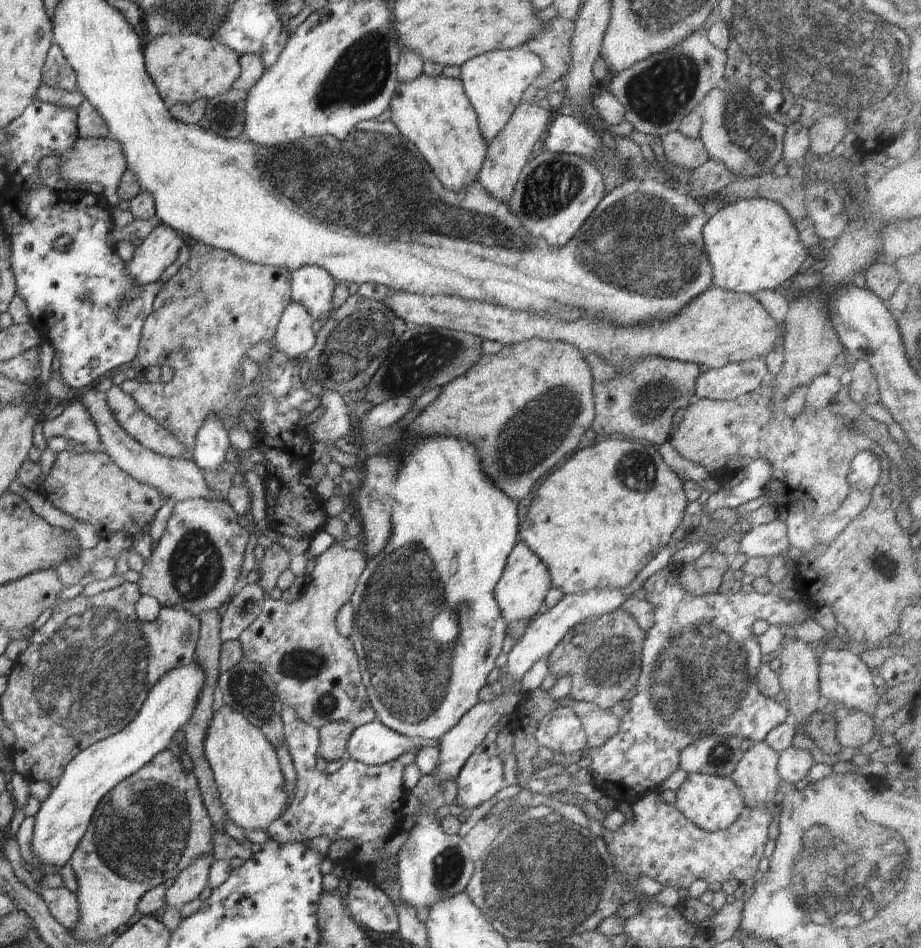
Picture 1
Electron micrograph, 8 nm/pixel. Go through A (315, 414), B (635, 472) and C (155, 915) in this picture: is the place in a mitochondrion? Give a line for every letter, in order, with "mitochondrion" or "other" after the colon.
A: other
B: mitochondrion
C: other

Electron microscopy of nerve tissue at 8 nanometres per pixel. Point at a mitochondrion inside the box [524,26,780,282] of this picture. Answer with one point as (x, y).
(658, 92)

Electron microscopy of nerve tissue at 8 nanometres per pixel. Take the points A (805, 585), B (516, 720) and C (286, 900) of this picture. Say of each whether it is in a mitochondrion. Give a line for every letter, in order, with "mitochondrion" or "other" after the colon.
A: other
B: other
C: other

